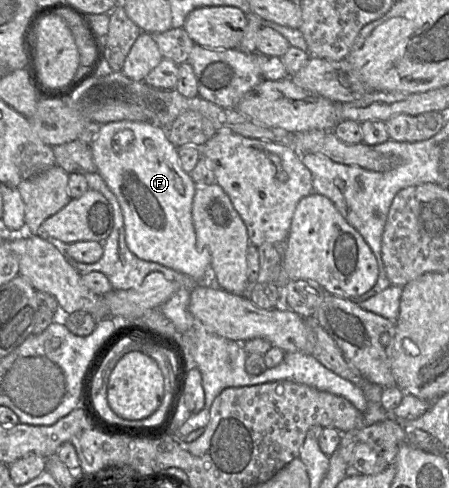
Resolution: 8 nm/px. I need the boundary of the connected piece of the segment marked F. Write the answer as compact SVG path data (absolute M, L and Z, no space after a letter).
M115 121L101 125L90 144L97 172L115 194L122 210L125 241L138 258L159 263L184 274L195 283L211 282L211 255L196 237L192 220L192 203L196 183L181 167L178 148L169 140L167 131L149 121Z

